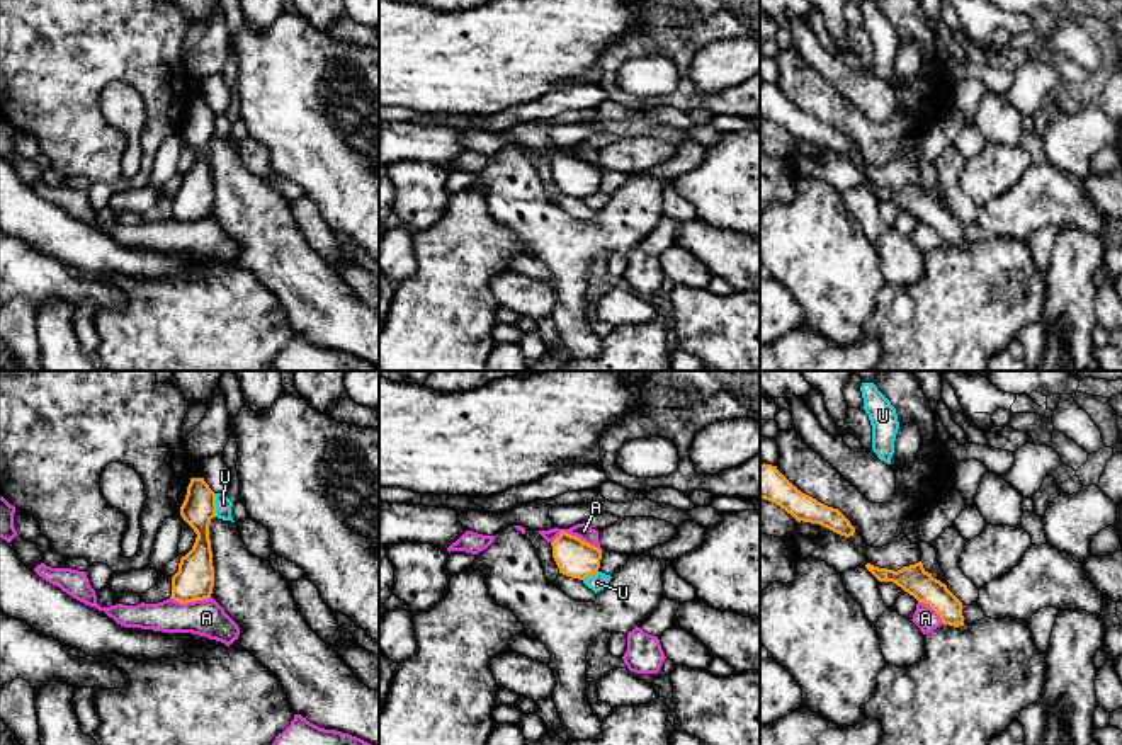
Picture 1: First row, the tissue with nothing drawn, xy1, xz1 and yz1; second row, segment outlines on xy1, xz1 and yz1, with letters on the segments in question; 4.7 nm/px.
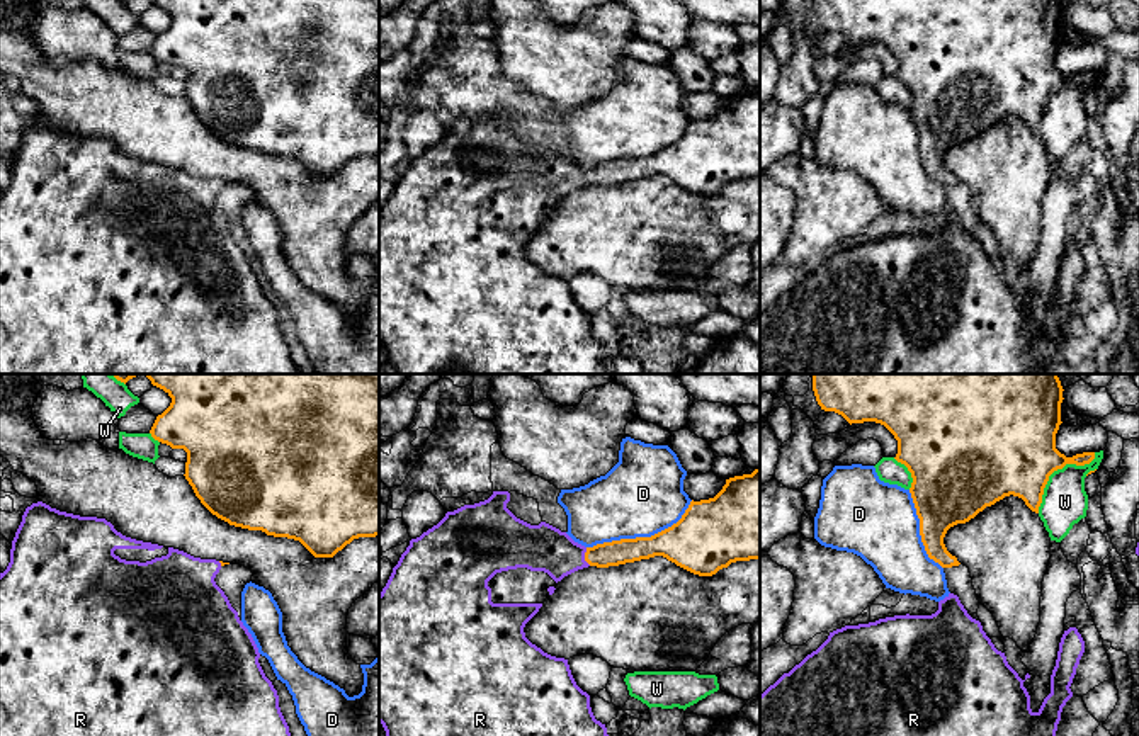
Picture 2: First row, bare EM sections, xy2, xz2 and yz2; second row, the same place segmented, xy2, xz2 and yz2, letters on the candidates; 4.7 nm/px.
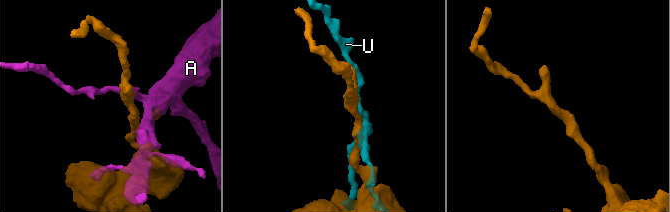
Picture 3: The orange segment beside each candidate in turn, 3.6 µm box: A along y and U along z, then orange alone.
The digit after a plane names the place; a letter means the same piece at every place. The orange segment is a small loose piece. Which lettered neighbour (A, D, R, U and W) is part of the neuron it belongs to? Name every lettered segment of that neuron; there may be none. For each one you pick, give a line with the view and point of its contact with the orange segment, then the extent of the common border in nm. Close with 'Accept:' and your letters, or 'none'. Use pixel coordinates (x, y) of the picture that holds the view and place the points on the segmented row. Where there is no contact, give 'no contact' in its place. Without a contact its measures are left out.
Accept: none

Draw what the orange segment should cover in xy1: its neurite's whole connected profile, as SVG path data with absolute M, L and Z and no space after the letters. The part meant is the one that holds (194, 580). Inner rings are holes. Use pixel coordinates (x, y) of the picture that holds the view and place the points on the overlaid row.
M190 478L180 515L197 537L192 549L180 558L178 572L172 577L170 599L187 604L209 599L214 587L209 524L216 517L216 493L204 478Z

